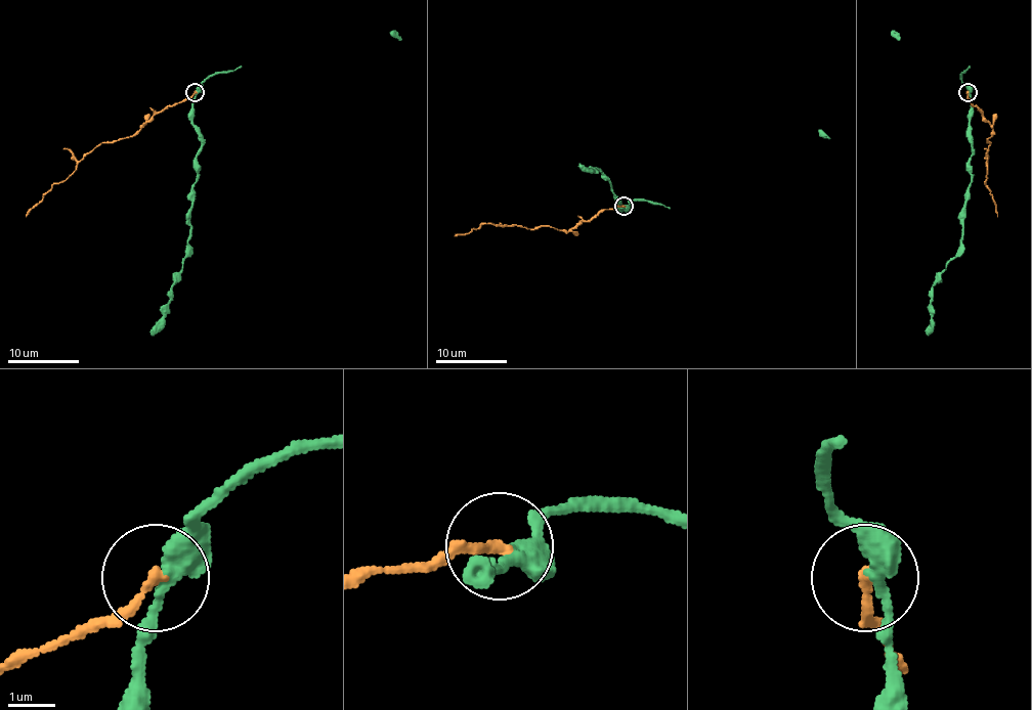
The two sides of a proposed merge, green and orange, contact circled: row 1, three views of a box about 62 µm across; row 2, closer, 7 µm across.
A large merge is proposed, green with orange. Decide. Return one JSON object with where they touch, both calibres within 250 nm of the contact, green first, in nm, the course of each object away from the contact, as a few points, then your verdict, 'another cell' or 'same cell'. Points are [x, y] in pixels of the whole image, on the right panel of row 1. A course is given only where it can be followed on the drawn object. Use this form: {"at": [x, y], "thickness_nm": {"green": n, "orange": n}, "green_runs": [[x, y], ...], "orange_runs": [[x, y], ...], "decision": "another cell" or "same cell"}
{"at": [968, 92], "thickness_nm": {"green": 360, "orange": 240}, "green_runs": [[966, 92], [971, 97], [972, 150], [963, 238], [959, 252], [933, 286], [931, 331], [928, 335]], "orange_runs": [[966, 92], [971, 102], [993, 129], [988, 138], [984, 182], [995, 202], [997, 216]], "decision": "another cell"}

